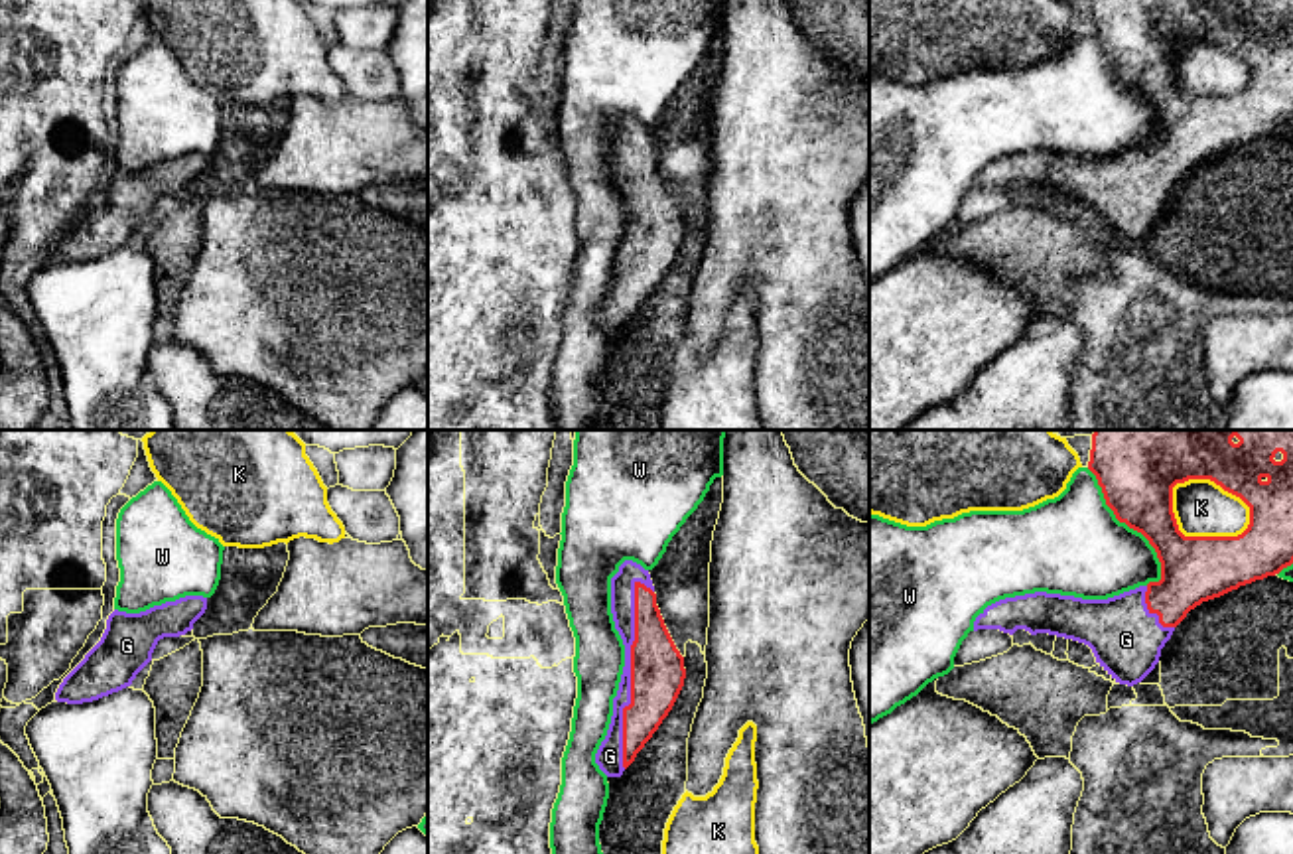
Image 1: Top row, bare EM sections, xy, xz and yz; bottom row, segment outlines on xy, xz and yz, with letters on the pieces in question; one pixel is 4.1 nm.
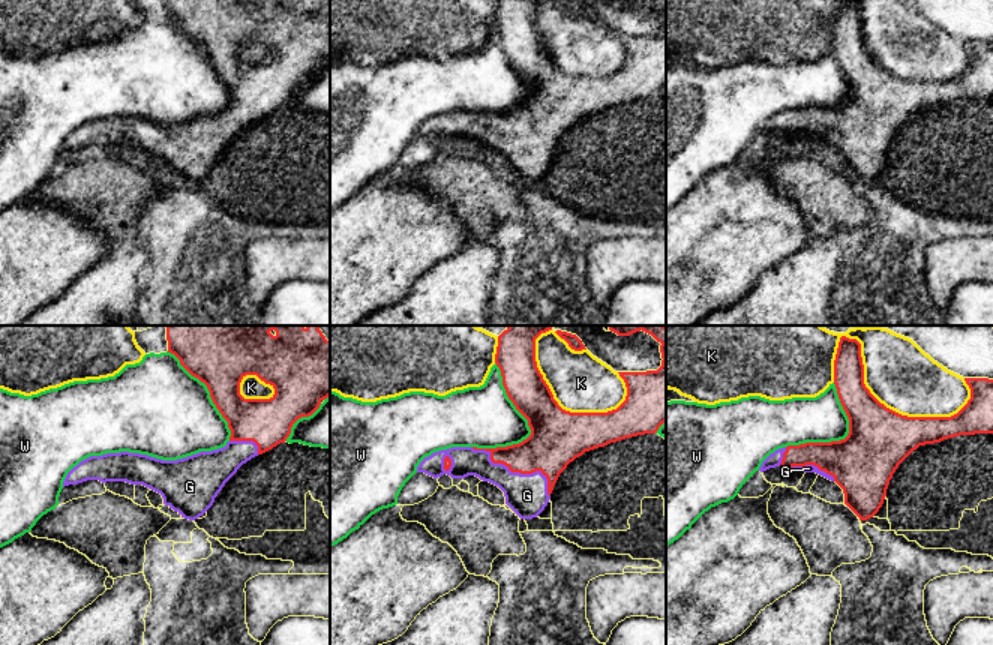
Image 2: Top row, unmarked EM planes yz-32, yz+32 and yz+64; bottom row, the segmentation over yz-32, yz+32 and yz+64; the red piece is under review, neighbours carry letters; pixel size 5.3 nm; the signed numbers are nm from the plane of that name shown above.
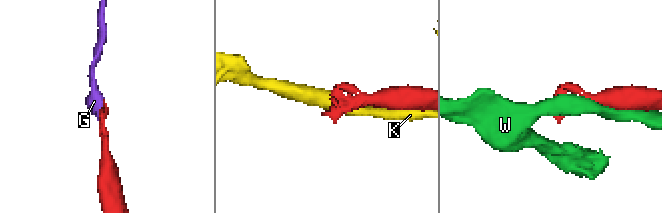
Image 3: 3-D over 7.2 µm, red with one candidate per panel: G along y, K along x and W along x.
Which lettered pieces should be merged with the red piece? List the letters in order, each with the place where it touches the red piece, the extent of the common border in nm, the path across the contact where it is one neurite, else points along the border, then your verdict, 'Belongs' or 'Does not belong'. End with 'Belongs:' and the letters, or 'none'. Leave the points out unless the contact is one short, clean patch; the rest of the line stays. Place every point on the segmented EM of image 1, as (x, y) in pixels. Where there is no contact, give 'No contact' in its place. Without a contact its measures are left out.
G: Touches red at xz (631, 675). Shared border 750 nm. Belongs
K: Touches red at yz (1219, 484). Shared border 360 nm. Does not belong
W: Touches red at yz (1128, 525). Shared border 550 nm. Does not belong
Belongs: G

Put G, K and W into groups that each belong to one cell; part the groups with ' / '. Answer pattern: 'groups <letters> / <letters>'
groups G / K / W

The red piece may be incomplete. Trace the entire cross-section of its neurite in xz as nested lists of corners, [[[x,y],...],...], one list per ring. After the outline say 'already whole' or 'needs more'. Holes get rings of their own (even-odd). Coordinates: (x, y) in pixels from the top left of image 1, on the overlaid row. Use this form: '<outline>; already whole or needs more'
[[[625,560],[611,578],[611,613],[625,645],[625,667],[595,763],[607,777],[621,777],[672,710],[686,669],[641,564]]]; needs more

